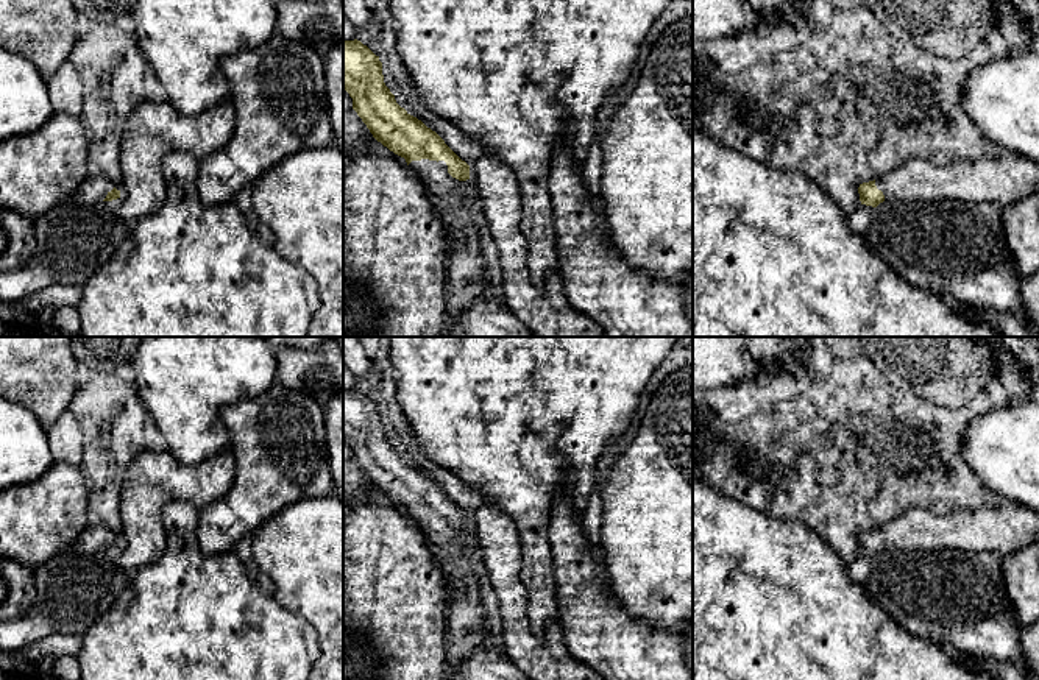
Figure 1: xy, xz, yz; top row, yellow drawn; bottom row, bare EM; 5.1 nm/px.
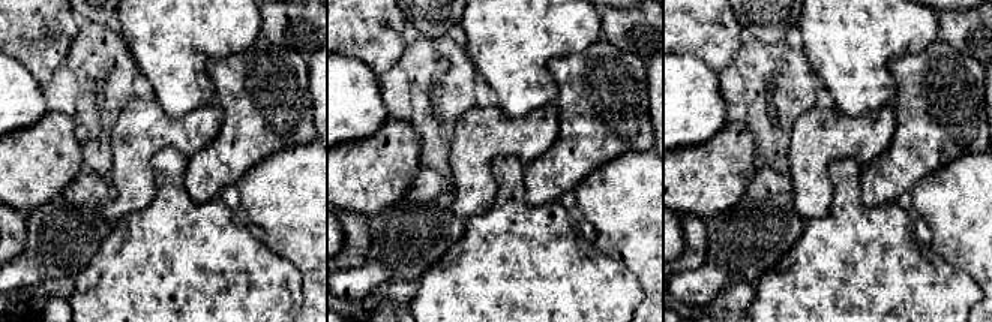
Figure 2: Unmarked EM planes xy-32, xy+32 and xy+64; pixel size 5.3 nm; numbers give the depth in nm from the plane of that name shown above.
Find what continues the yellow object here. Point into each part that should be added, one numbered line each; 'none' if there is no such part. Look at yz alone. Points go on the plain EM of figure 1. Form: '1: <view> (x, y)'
1: yz (1003, 529)

